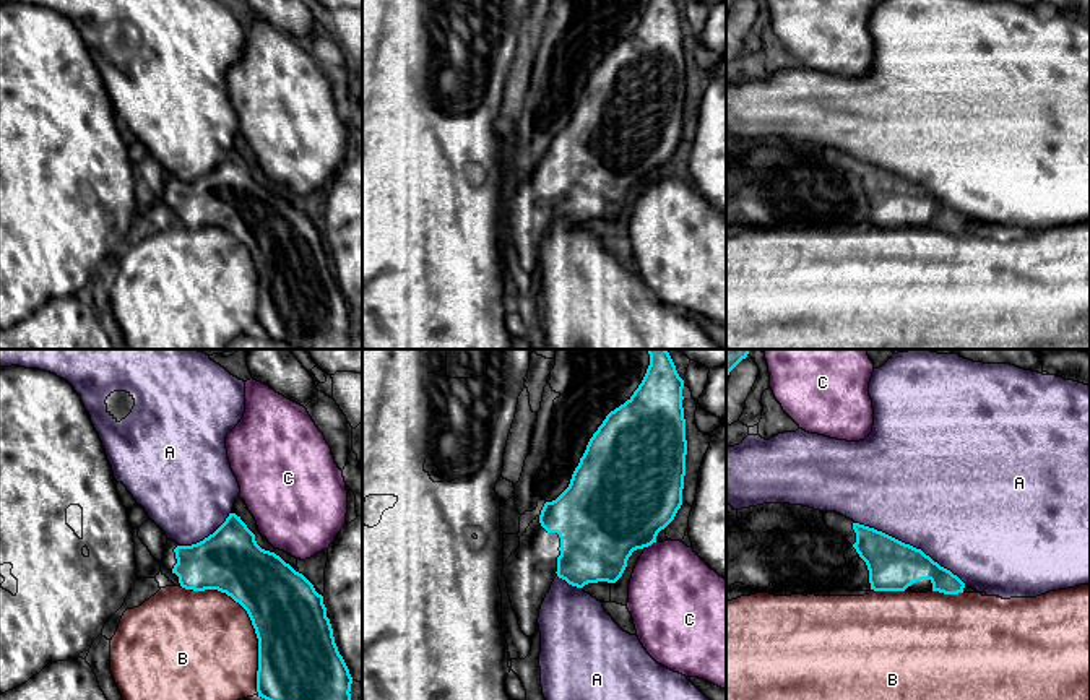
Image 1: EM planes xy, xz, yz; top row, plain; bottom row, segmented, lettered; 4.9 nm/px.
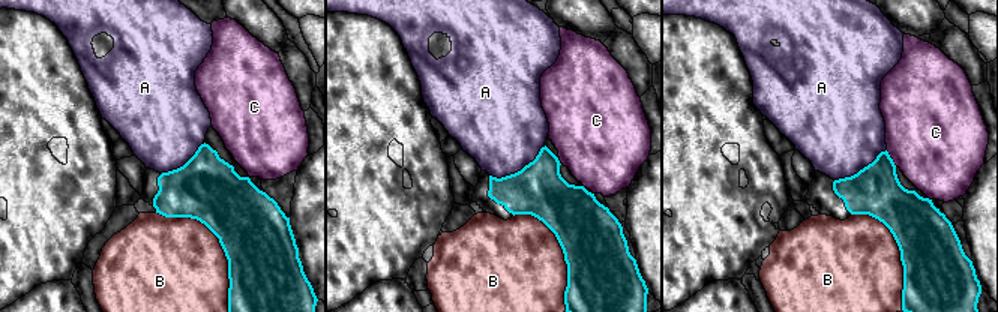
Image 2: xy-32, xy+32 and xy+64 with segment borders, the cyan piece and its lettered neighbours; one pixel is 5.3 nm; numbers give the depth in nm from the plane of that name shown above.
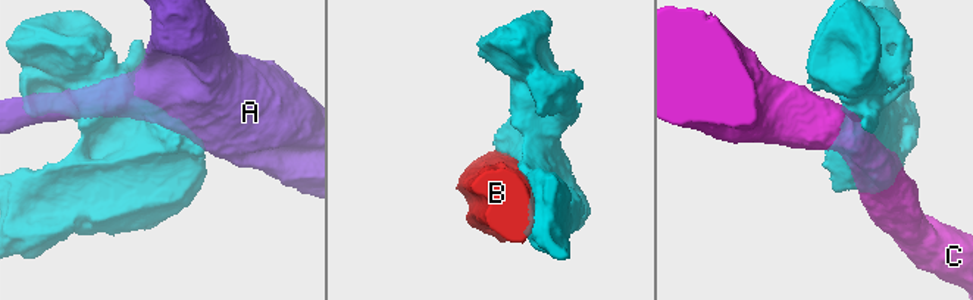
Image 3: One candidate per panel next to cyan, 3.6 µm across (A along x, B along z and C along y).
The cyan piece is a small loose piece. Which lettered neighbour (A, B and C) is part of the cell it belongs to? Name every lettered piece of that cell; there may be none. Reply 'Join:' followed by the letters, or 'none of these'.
Join: none of these

